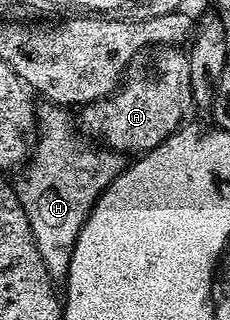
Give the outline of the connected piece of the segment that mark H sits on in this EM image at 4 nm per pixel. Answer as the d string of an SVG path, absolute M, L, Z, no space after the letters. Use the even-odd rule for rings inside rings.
M62 109L55 110L53 113L55 114L54 127L48 128L43 133L42 140L37 140L36 150L33 152L28 166L22 171L27 170L23 173L22 180L17 180L16 190L20 205L28 217L28 225L32 229L32 237L44 257L51 279L62 281L65 280L68 269L70 268L70 254L72 253L74 242L80 233L80 229L86 223L86 219L89 217L95 201L99 199L107 185L116 178L119 171L123 170L124 162L122 163L123 156L121 154L106 149L103 150L104 153L102 155L102 171L82 171L77 175L72 168L66 167L66 154L69 151L76 150L78 147L78 139L74 136L73 129L70 128L69 117L66 116L69 114Z

